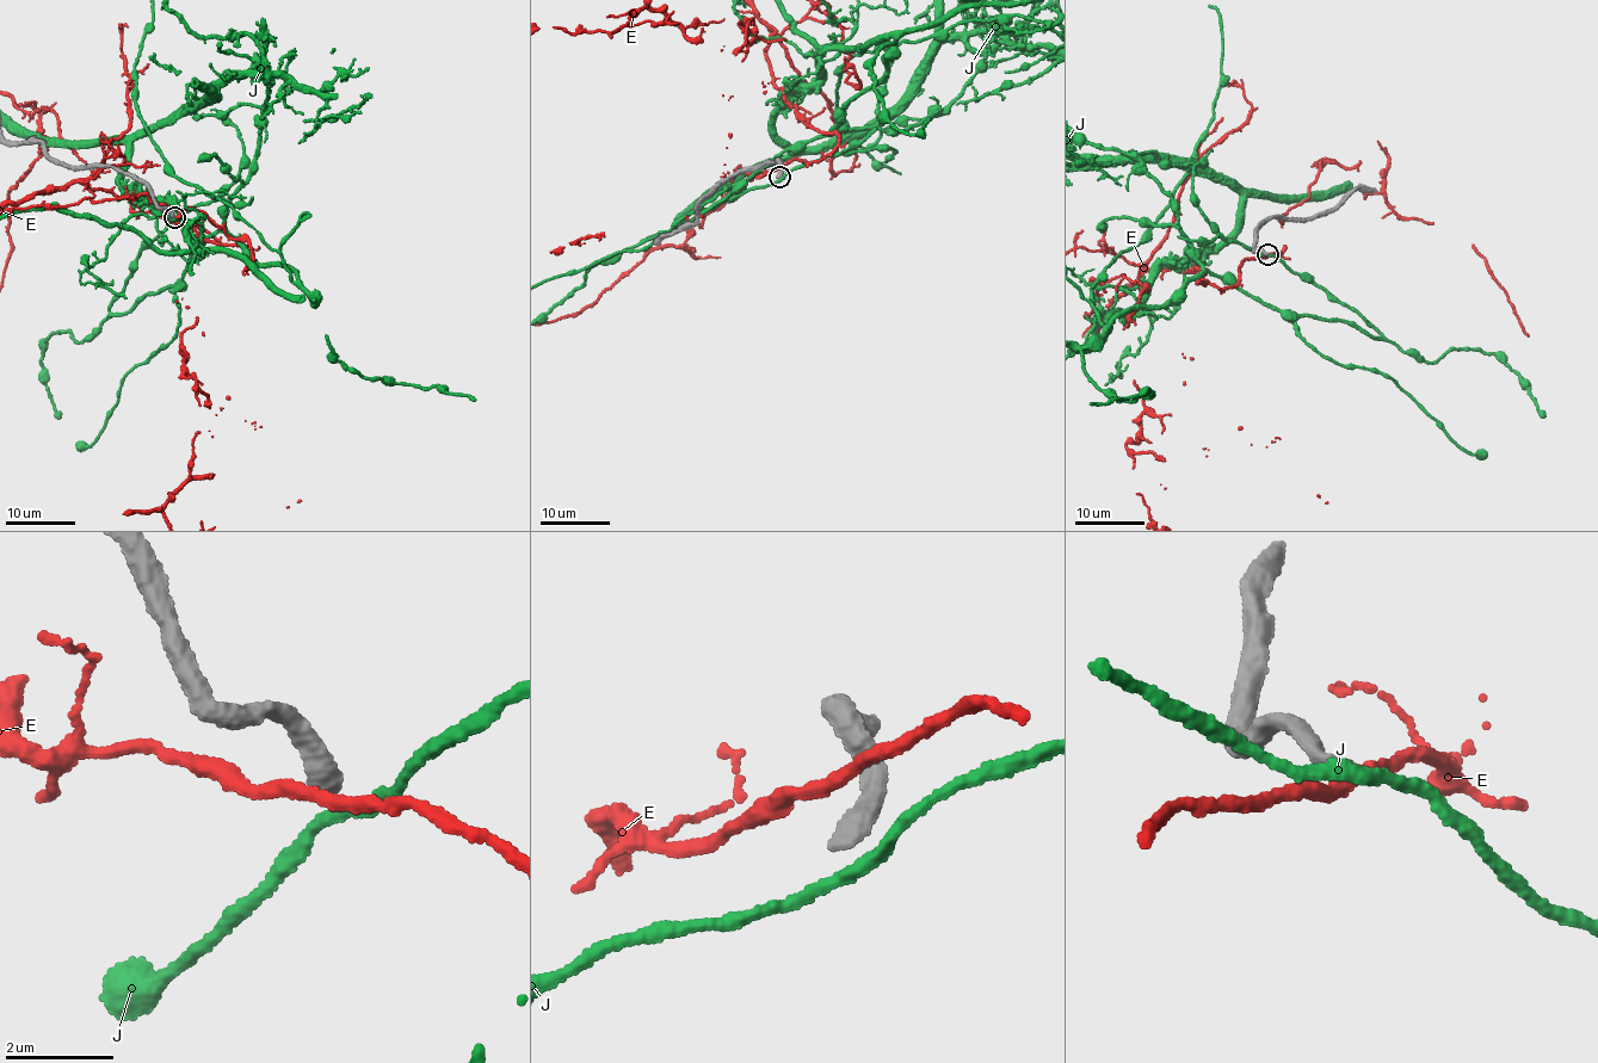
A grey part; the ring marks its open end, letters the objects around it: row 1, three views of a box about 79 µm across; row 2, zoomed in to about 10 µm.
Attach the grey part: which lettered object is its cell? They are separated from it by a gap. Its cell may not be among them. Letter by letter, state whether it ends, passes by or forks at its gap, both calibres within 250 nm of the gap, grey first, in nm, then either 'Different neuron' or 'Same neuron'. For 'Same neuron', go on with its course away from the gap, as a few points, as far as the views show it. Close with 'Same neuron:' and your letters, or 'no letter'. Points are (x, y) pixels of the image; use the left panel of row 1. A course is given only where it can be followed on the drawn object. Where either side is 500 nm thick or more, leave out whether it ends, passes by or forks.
E: It passes by. Thickness 360 nm (grey) against 240 nm. Different neuron
J: It passes by. Thickness 360 nm (grey) against 260 nm. Different neuron
Same neuron: no letter

